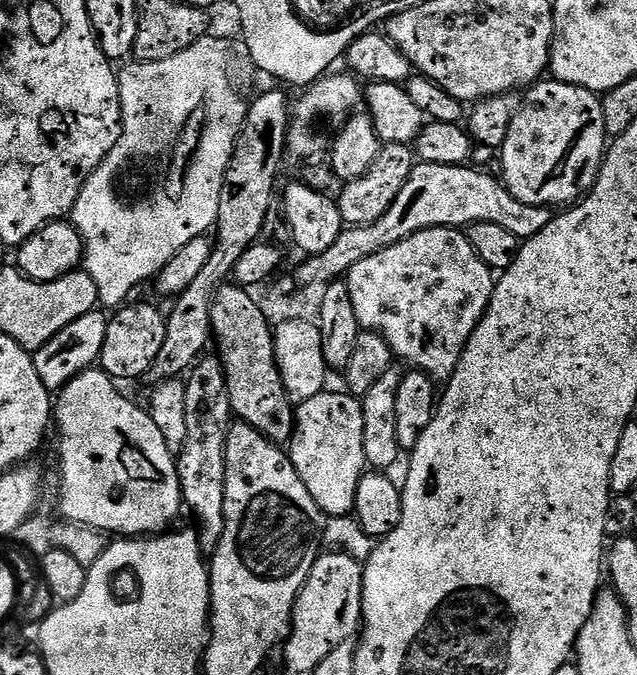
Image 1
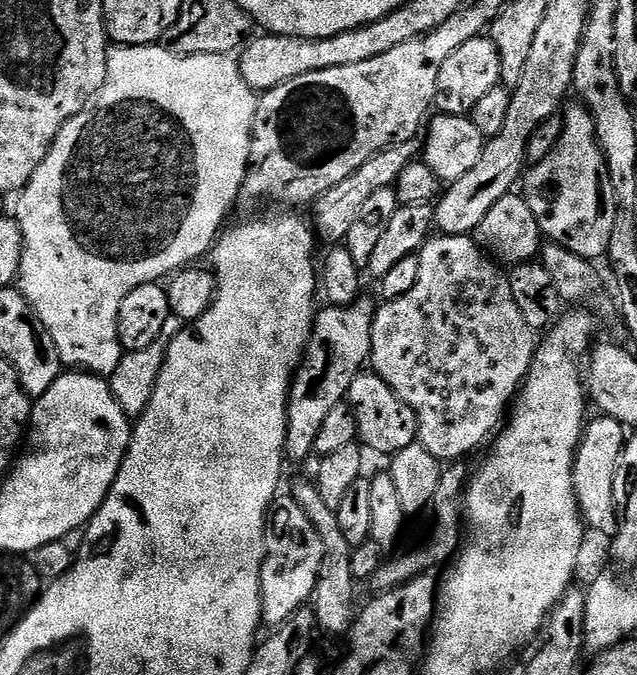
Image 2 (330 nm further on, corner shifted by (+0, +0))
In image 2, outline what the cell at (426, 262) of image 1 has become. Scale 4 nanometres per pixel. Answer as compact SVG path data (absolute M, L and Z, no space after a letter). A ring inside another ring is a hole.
M433 235L428 243L420 249L418 253L419 260L420 265L416 268L416 281L401 296L386 301L384 305L381 303L377 307L376 315L372 317L370 364L376 375L381 376L398 394L398 398L402 398L402 402L410 405L416 417L420 419L419 443L423 444L426 450L430 450L430 454L434 454L434 458L438 461L460 462L465 459L464 455L467 452L474 451L484 439L487 441L501 427L506 411L509 409L516 393L519 392L521 384L528 377L532 360L536 357L538 336L526 322L526 318L522 318L522 310L518 310L518 302L514 302L514 294L510 290L510 282L508 281L508 272L493 257L489 256L471 235Z

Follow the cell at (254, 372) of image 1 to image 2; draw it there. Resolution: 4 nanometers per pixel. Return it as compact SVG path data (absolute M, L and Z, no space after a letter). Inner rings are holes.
M315 483L298 485L293 492L290 492L290 496L306 510L306 514L314 522L316 529L320 531L324 547L322 570L310 601L310 607L316 614L317 629L321 633L323 631L329 632L332 636L340 636L343 632L345 635L354 623L354 613L358 608L358 603L356 604L358 582L354 578L354 570L352 569L348 535L342 530L337 509L324 499L324 495L321 494Z

